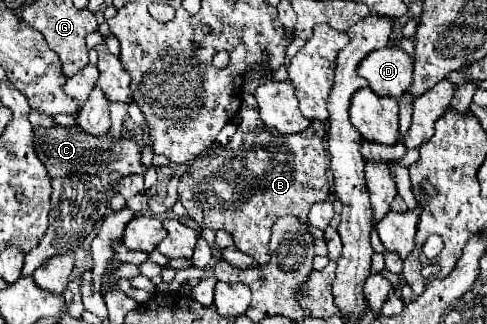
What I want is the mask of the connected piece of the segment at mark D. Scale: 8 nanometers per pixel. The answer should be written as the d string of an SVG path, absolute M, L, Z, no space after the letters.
M387 46L365 56L359 62L357 74L369 82L377 96L399 98L413 80L413 58L397 46Z

